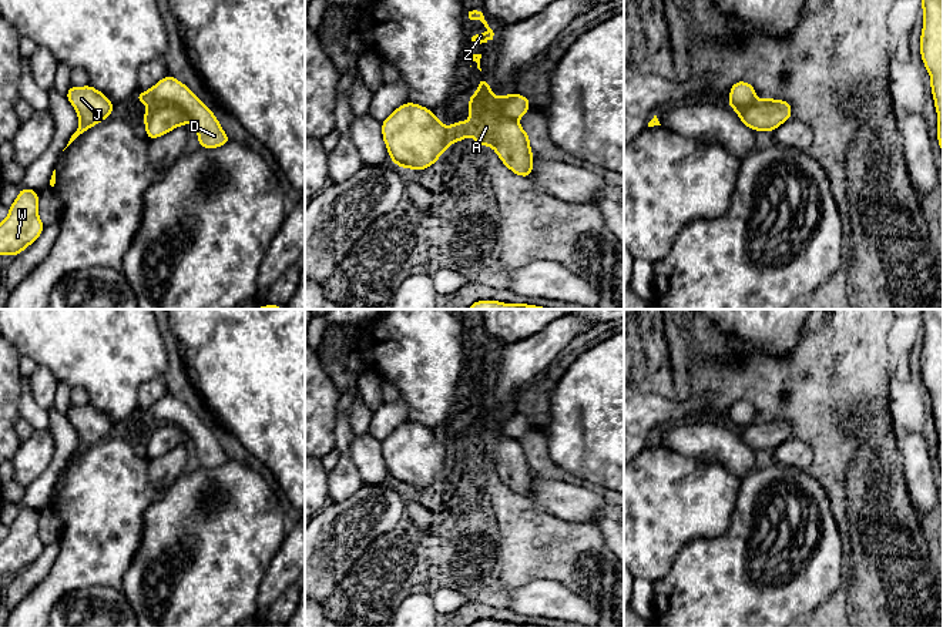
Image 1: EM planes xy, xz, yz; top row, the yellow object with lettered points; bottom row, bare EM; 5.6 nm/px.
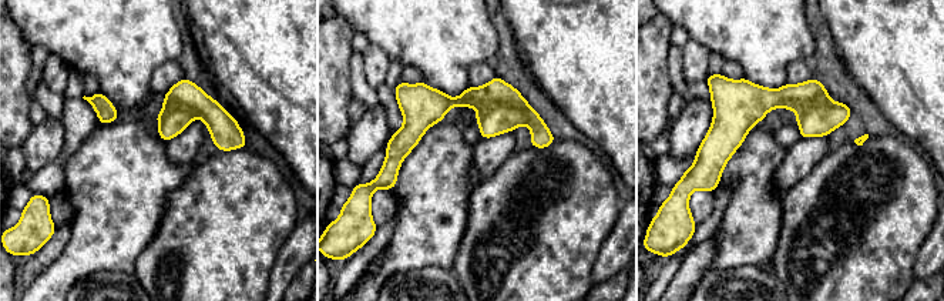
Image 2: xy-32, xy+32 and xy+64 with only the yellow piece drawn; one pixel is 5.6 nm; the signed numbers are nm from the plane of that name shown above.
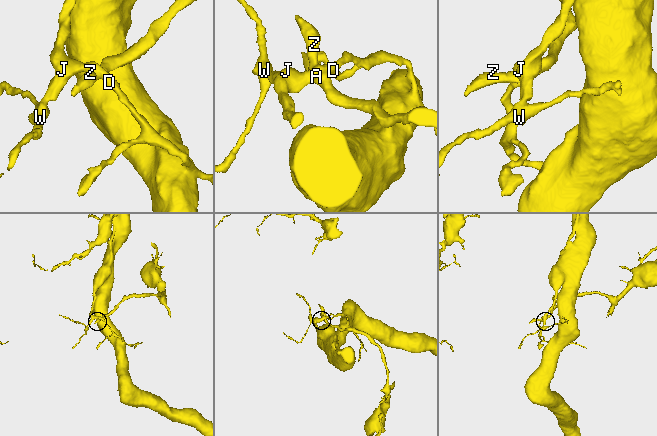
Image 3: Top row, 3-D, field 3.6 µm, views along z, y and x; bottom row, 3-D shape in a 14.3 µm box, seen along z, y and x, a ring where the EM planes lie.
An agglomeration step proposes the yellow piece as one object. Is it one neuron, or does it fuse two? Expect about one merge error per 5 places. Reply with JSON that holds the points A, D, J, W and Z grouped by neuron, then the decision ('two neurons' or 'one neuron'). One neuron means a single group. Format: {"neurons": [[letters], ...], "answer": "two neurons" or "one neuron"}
{"neurons": [["A", "Z"], ["D", "J", "W"]], "answer": "two neurons"}

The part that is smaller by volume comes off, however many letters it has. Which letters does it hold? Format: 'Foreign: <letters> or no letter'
Foreign: A, Z

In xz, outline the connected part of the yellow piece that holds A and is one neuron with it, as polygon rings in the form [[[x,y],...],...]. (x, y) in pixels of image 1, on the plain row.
[[[484,396],[479,398],[477,410],[469,416],[469,447],[472,457],[480,466],[491,466],[511,492],[526,497],[531,494],[530,455],[517,439],[507,437],[499,430]]]

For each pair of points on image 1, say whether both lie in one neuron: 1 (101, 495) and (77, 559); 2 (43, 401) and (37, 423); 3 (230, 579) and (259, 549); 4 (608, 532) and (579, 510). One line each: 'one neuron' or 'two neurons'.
1: one neuron
2: two neurons
3: one neuron
4: two neurons

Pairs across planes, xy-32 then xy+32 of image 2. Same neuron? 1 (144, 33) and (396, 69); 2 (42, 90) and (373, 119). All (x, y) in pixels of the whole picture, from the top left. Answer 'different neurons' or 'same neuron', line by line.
1: different neurons
2: different neurons

